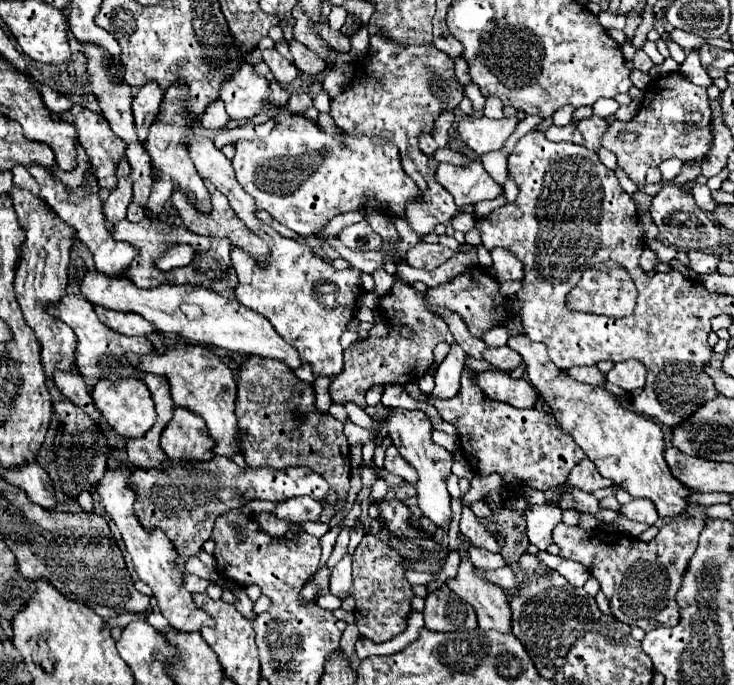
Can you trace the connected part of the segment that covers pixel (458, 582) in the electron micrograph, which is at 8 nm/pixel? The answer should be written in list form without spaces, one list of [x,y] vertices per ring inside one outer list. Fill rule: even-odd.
[[[468,544],[460,548],[460,568],[458,578],[450,580],[450,588],[458,592],[458,596],[466,602],[470,602],[476,608],[478,624],[482,630],[498,630],[498,632],[510,632],[510,606],[508,598],[502,588],[496,584],[490,584],[482,578],[478,578],[472,572],[472,562],[468,558]]]

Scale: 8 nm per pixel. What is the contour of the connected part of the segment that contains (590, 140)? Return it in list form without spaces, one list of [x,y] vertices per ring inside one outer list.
[[[592,116],[592,118],[586,118],[586,120],[582,120],[582,122],[578,122],[578,126],[576,126],[578,130],[580,130],[580,134],[584,136],[584,140],[586,140],[586,146],[588,146],[588,150],[590,152],[598,152],[600,150],[600,140],[602,140],[602,136],[604,136],[604,132],[606,132],[606,128],[608,128],[608,122],[606,120],[602,120],[602,118],[596,118],[596,116]]]

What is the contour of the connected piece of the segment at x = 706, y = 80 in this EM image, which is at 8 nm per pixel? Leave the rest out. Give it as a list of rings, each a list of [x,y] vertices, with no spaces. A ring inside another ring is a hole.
[[[690,52],[690,54],[686,56],[684,64],[680,66],[680,72],[698,86],[708,88],[713,83],[707,70],[700,66],[700,60],[698,60],[698,54],[696,54],[696,52]]]

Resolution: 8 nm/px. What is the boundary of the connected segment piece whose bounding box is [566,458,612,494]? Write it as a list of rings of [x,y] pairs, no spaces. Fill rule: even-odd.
[[[582,460],[580,464],[576,464],[566,480],[566,486],[568,488],[576,488],[576,490],[582,490],[586,494],[592,494],[594,490],[598,488],[606,488],[606,486],[612,486],[612,482],[608,478],[602,478],[600,472],[596,468],[592,468],[592,462],[590,460]]]

